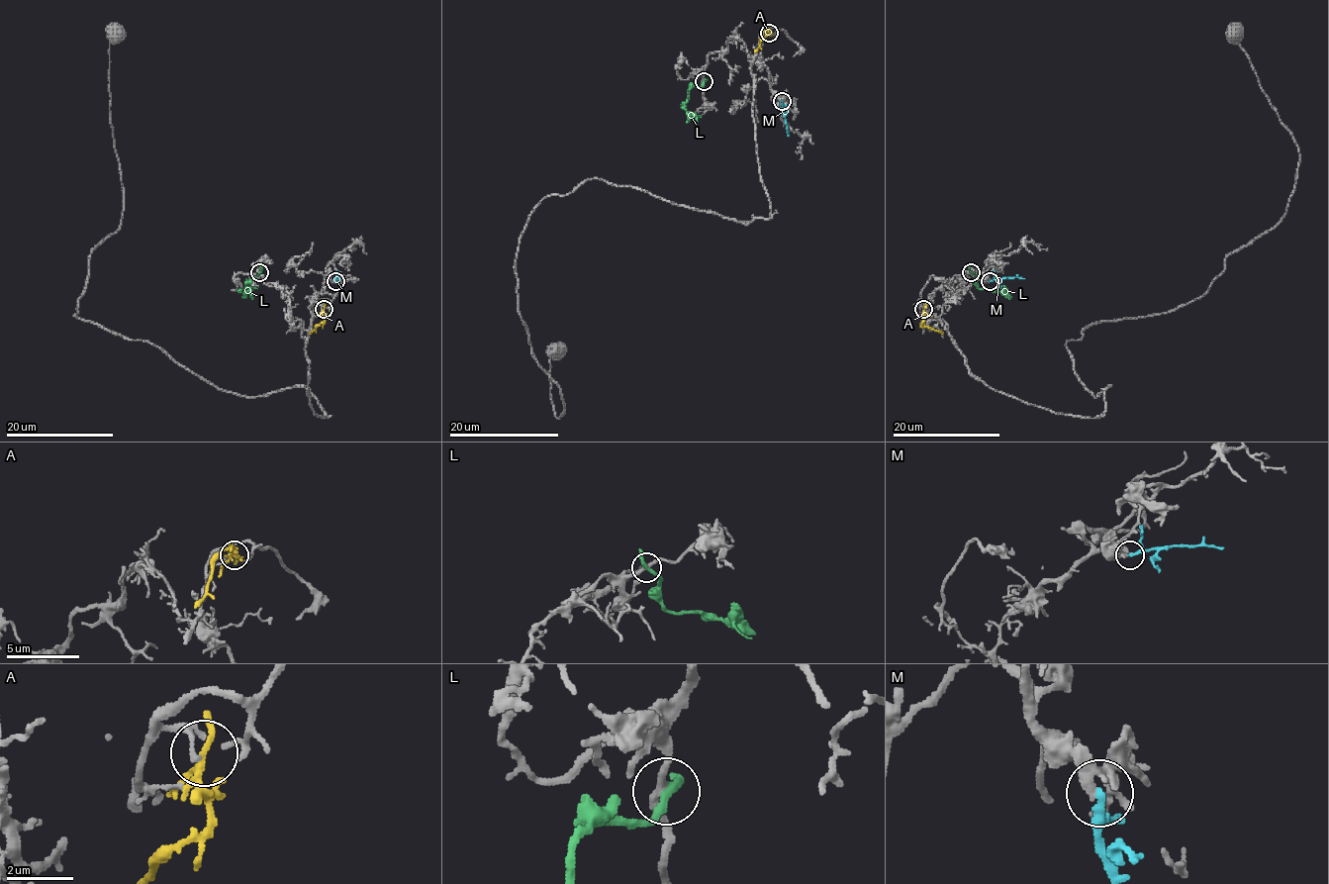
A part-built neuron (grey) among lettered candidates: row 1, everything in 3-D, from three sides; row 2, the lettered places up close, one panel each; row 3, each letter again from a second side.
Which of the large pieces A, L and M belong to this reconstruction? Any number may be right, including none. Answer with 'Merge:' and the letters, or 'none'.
Merge: M

